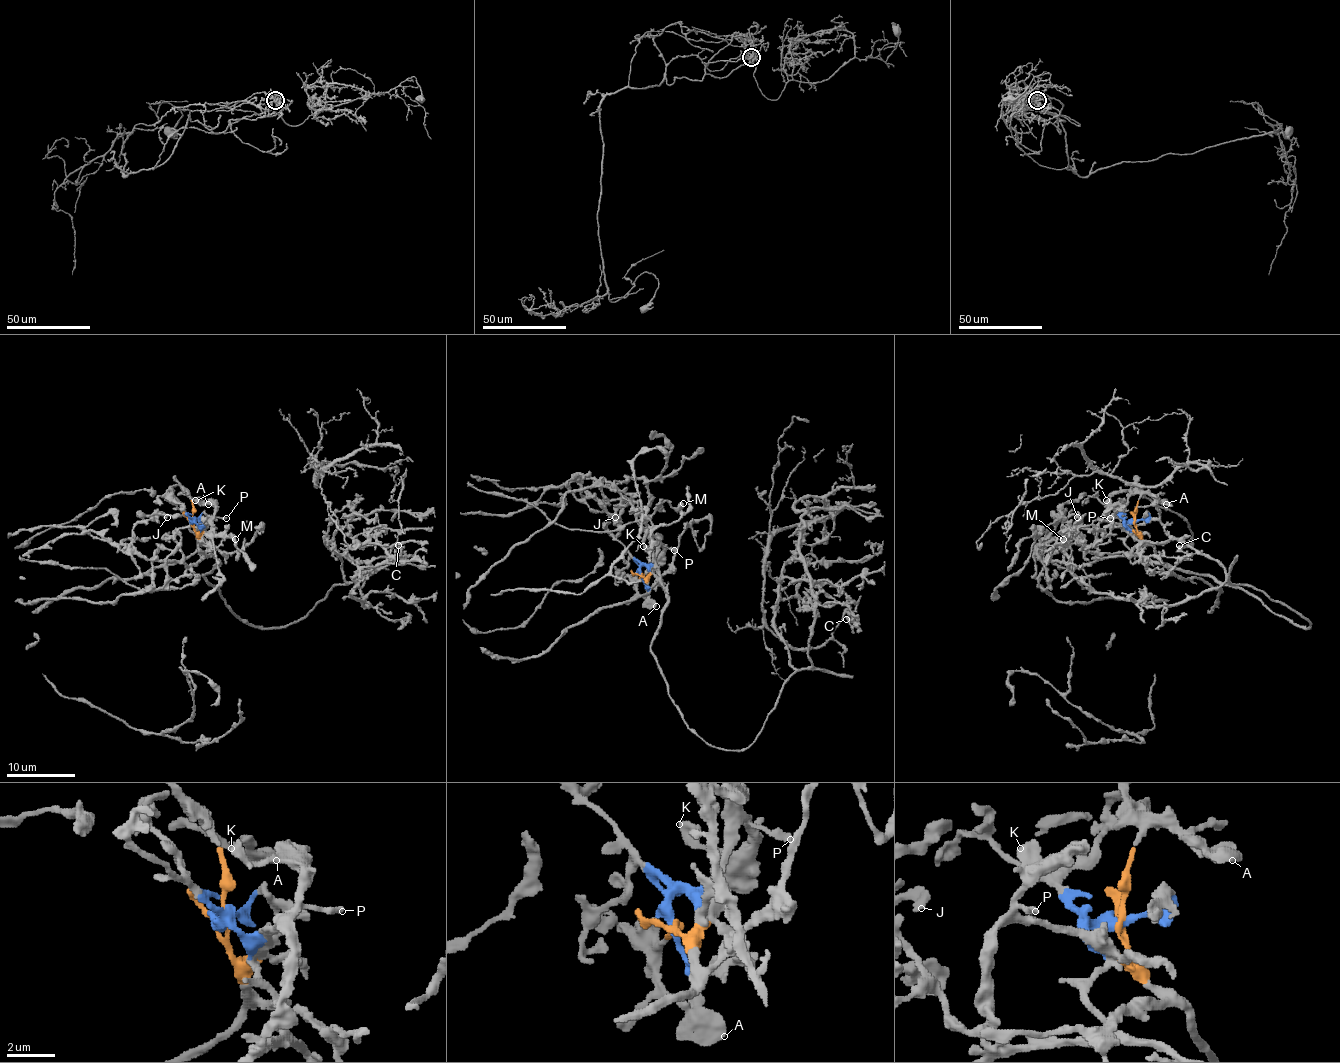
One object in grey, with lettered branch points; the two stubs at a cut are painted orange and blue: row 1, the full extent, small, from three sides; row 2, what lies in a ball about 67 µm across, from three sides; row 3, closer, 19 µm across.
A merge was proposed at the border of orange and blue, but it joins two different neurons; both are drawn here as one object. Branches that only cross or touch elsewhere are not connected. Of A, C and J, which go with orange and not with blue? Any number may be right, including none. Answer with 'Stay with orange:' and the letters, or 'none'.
Stay with orange: A

